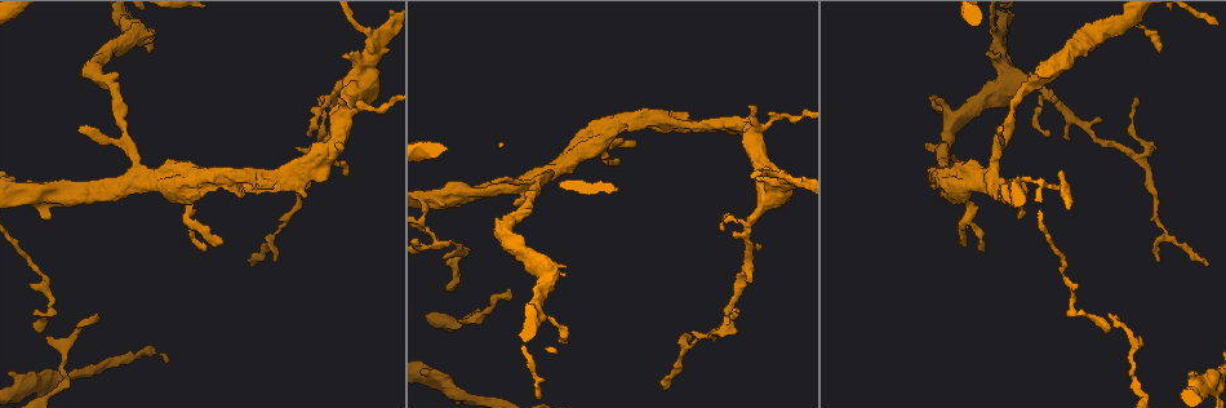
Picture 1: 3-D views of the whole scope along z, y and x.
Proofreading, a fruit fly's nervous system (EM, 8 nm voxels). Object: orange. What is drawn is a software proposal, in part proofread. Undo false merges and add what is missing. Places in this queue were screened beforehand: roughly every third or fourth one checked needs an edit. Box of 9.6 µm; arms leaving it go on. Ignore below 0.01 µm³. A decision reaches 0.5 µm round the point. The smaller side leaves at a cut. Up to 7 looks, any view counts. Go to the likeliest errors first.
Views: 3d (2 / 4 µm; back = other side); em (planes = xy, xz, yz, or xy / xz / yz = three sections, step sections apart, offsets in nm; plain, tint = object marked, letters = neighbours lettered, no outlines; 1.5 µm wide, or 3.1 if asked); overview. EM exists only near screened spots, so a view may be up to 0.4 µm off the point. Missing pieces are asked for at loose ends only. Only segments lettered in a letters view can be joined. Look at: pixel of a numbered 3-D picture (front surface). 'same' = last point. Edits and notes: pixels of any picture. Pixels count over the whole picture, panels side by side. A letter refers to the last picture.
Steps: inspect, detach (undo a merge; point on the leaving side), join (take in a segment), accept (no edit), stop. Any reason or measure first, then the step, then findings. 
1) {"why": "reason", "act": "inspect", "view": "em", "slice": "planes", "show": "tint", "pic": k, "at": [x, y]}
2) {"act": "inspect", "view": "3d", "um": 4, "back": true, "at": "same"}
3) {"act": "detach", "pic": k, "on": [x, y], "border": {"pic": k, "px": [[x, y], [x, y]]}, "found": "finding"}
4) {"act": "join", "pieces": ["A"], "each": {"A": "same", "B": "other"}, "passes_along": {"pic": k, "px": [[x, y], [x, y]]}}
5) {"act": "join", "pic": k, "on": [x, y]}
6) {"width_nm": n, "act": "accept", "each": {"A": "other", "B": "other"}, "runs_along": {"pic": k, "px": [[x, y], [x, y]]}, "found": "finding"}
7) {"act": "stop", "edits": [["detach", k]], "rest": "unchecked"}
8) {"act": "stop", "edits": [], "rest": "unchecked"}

{"why": "free end", "act": "inspect", "view": "em", "slice": "xz", "step": 8, "show": "letters", "pic": 1, "at": [95, 314]}

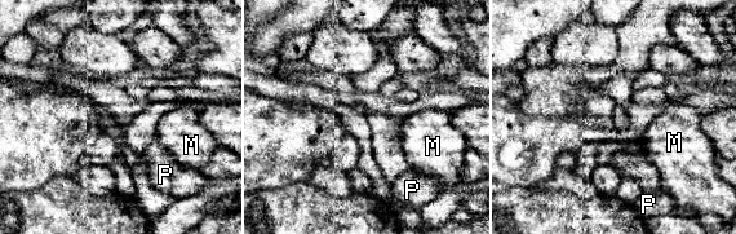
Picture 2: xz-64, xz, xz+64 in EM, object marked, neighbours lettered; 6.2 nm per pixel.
{"act": "inspect", "view": "em", "slice": "planes", "show": "letters", "at": "same"}

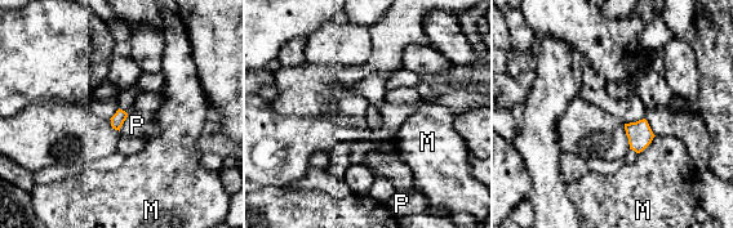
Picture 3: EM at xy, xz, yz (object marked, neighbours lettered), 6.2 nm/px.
{"act": "accept", "each": {"M": "other", "P": "other"}, "border": {"pic": 3, "px": [[128, 116], [119, 130]]}, "found": "none of them fits"}

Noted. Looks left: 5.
{"why": "branch stops here", "act": "inspect", "view": "em", "slice": "planes", "show": "plain", "pic": 1, "at": [936, 102]}

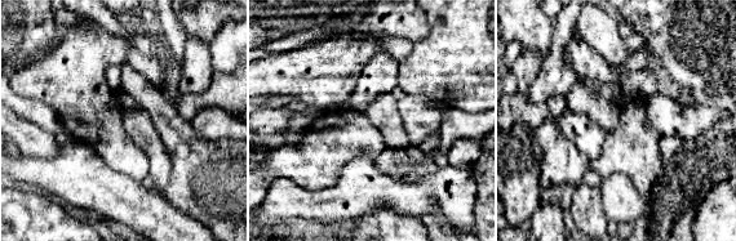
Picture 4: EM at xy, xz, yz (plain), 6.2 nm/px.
{"act": "inspect", "view": "em", "slice": "planes", "show": "letters", "at": "same"}

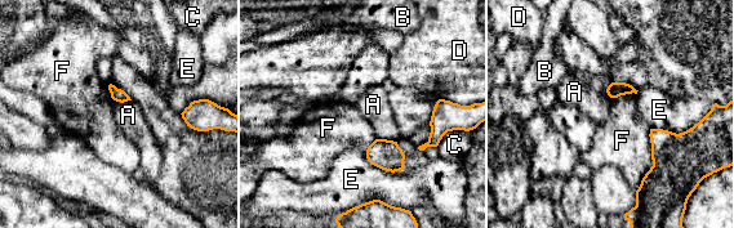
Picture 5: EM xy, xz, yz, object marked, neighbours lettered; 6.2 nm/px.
{"act": "accept", "each": {"A": "other", "B": "other", "C": "other", "D": "other", "E": "other", "F": "other"}, "border": {"pic": 5, "px": [[376, 138], [396, 142]]}, "found": "no lettered segment goes on from it"}

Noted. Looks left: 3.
{"why": "thin end", "act": "inspect", "view": "3d", "um": 4, "pic": 1, "at": [317, 101]}

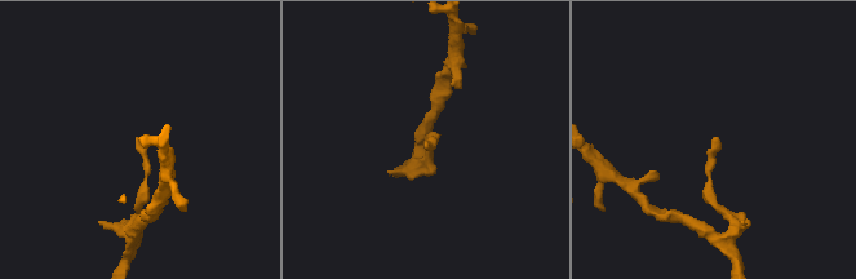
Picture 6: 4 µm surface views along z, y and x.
{"why": "now the EM", "act": "inspect", "view": "em", "slice": "xz", "step": 4, "show": "letters", "pic": 6, "at": [716, 139]}

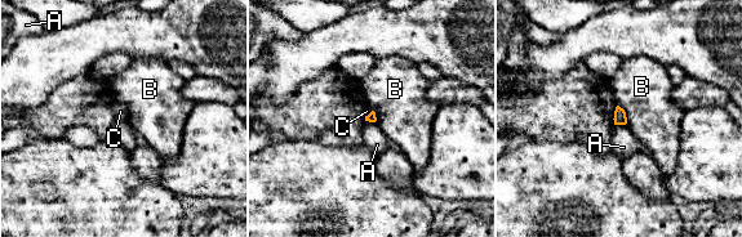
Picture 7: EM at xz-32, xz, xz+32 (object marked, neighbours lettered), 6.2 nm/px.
{"act": "inspect", "view": "em", "slice": "planes", "show": "letters", "at": "same"}

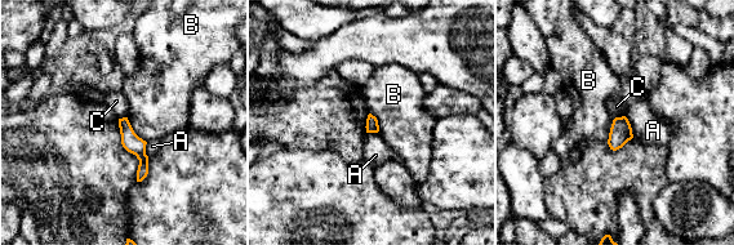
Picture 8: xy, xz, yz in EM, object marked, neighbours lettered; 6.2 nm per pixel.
{"width_nm": 80, "act": "accept", "each": {"A": "other", "B": "other", "C": "other"}, "border": {"pic": 8, "px": [[127, 116], [132, 129], [146, 142]]}, "found": "none of them fits"}

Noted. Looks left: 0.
{"act": "stop", "edits": [], "rest": "unchecked"}

